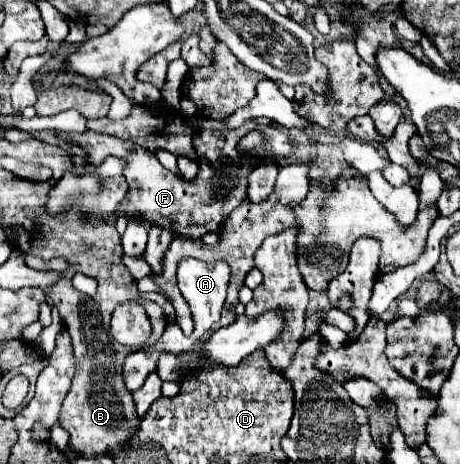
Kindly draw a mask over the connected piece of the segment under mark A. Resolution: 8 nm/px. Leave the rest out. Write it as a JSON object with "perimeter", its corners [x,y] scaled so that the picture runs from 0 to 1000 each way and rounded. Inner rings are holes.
{"perimeter":[[[400,558],[387,571],[387,623],[400,636],[400,644],[413,657],[417,683],[422,683],[422,718],[413,722],[413,735],[422,744],[435,744],[435,735],[443,731],[443,722],[470,705],[470,696],[478,692],[478,675],[487,666],[487,649],[491,649],[491,619],[496,619],[496,601],[500,601],[500,580],[487,563],[470,563],[470,567],[443,567],[430,558]]]}

